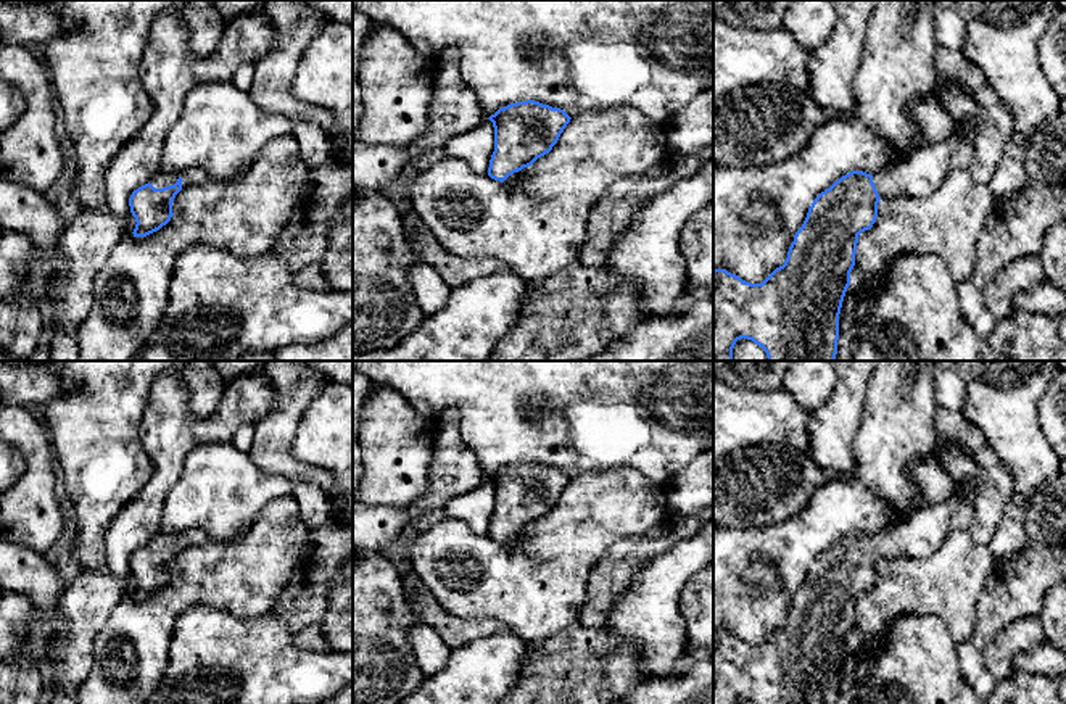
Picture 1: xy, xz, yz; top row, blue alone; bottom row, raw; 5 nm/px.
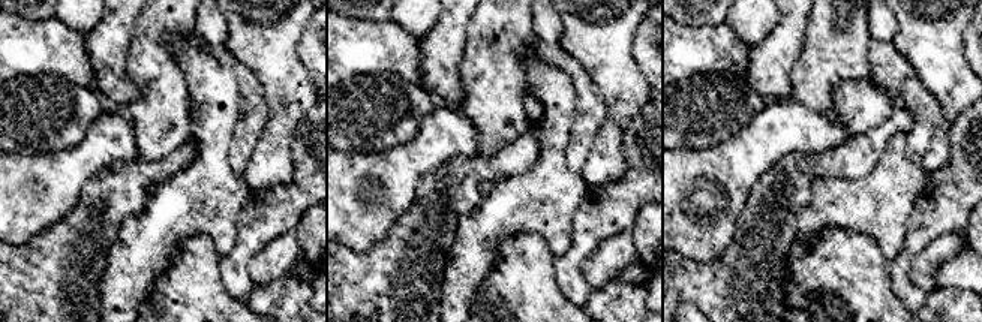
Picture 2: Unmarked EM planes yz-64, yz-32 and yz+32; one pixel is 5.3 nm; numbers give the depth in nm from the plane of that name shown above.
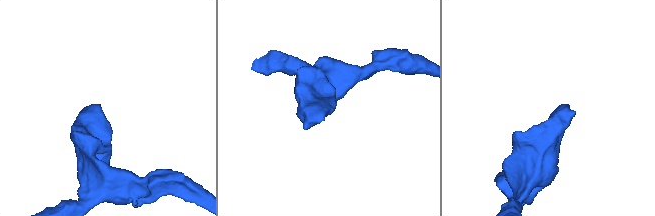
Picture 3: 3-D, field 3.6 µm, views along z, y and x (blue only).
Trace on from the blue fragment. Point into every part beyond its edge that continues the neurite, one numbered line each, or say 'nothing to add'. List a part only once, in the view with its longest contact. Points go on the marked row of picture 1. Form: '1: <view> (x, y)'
1: xy (192, 176)

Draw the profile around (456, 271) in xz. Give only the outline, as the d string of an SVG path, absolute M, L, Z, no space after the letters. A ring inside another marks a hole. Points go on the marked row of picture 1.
M409 205L401 208L401 221L420 261L430 264L449 287L461 287L507 269L502 261L494 258L465 258L446 251Z

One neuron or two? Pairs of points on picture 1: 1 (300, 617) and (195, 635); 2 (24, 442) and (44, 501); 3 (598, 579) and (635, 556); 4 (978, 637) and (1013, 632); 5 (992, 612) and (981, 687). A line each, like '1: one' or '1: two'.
1: two
2: one
3: one
4: two
5: one

